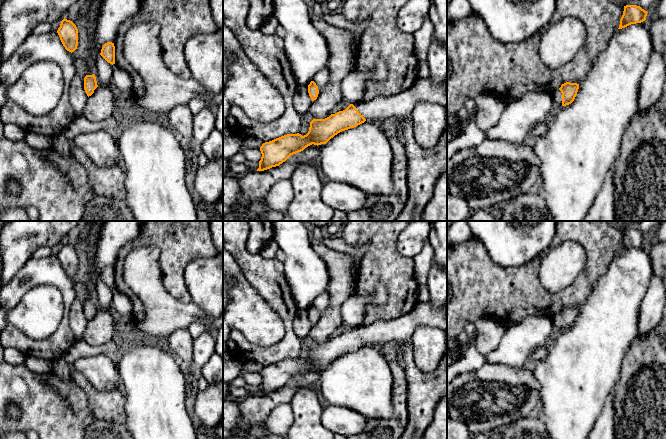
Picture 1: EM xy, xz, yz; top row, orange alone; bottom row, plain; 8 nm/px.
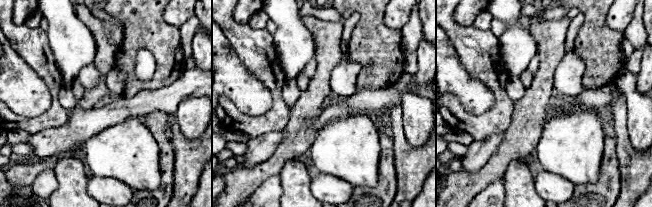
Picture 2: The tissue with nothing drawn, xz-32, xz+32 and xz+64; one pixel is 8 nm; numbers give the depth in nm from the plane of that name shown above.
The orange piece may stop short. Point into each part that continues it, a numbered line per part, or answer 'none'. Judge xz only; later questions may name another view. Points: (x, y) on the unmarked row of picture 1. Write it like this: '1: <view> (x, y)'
1: xz (381, 332)

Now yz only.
1: yz (557, 319)

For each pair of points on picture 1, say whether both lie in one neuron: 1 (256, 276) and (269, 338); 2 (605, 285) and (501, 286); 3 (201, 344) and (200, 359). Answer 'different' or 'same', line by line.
1: different
2: different
3: same

